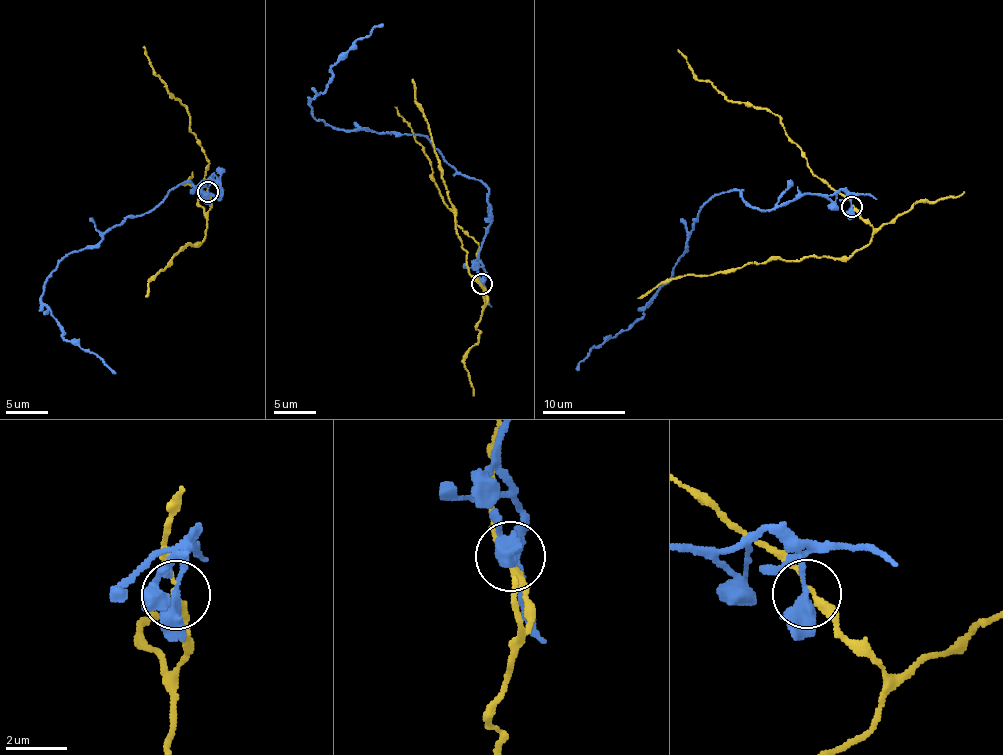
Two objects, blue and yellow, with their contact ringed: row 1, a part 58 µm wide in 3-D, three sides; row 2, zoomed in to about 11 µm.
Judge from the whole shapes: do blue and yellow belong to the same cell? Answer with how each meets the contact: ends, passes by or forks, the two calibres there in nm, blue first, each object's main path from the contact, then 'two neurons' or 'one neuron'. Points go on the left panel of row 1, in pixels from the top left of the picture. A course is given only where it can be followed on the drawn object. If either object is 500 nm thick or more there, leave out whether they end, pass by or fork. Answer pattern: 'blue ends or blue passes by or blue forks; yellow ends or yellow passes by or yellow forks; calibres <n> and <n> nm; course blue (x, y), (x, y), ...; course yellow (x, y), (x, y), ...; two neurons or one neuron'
blue passes by; yellow passes by; calibres 360 and 180 nm; course blue (208, 191), (211, 175), (221, 200), (191, 182), (174, 187), (70, 251), (44, 285), (62, 335), (115, 373); course yellow (208, 191), (206, 237), (200, 243), (192, 244), (176, 254), (166, 268), (149, 281), (146, 297); two neurons

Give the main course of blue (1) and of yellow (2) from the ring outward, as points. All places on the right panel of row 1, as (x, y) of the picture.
1: (851, 206), (843, 190), (798, 194), (769, 211), (738, 191), (716, 194), (641, 317), (576, 369)
2: (851, 206), (872, 227), (872, 239), (847, 258), (771, 259), (713, 275), (675, 276), (637, 298)

